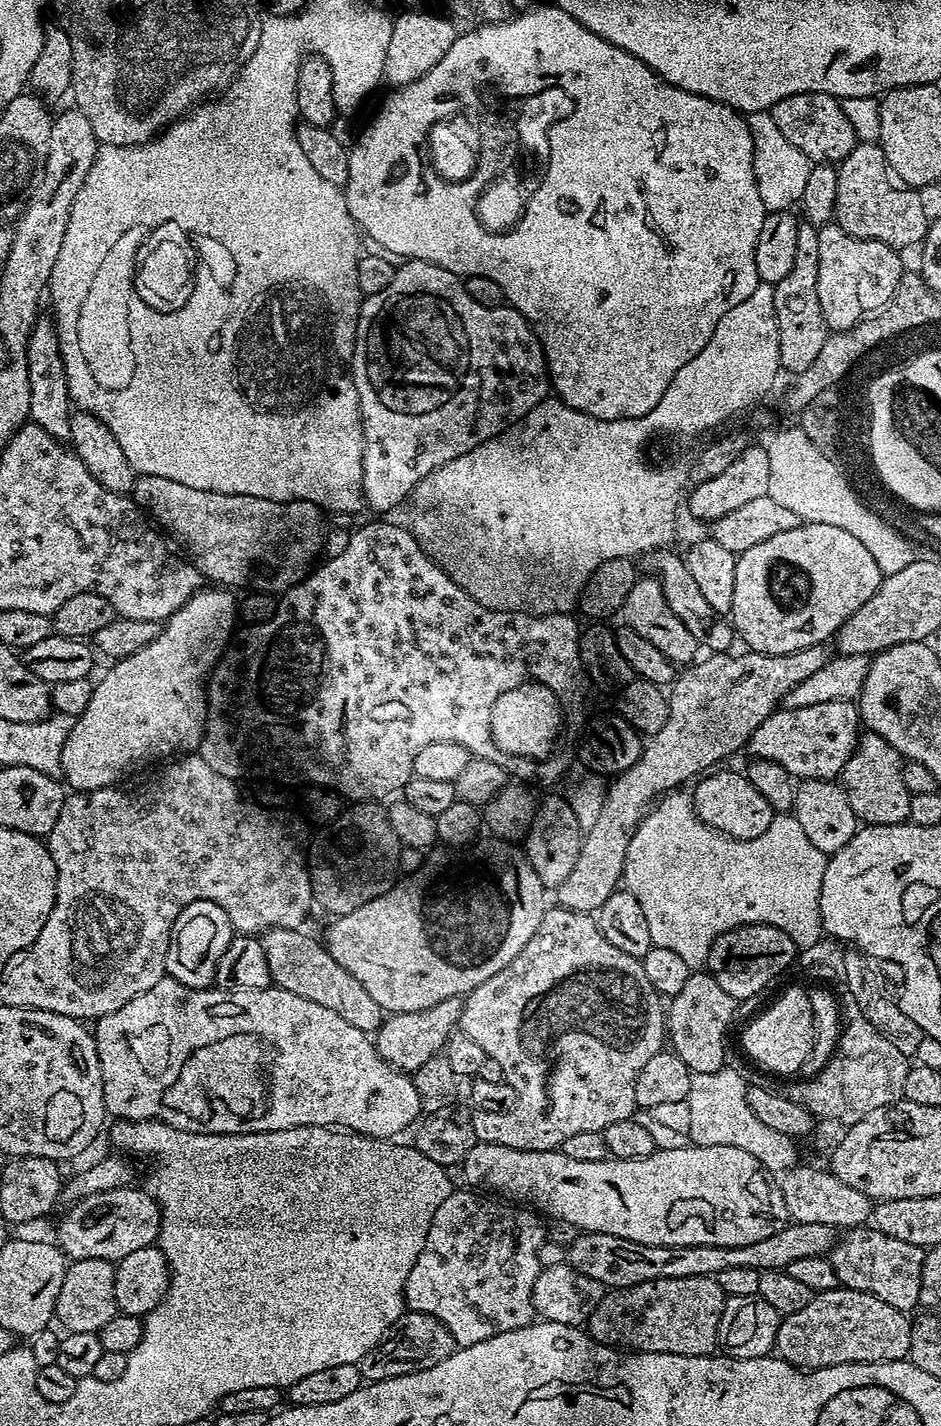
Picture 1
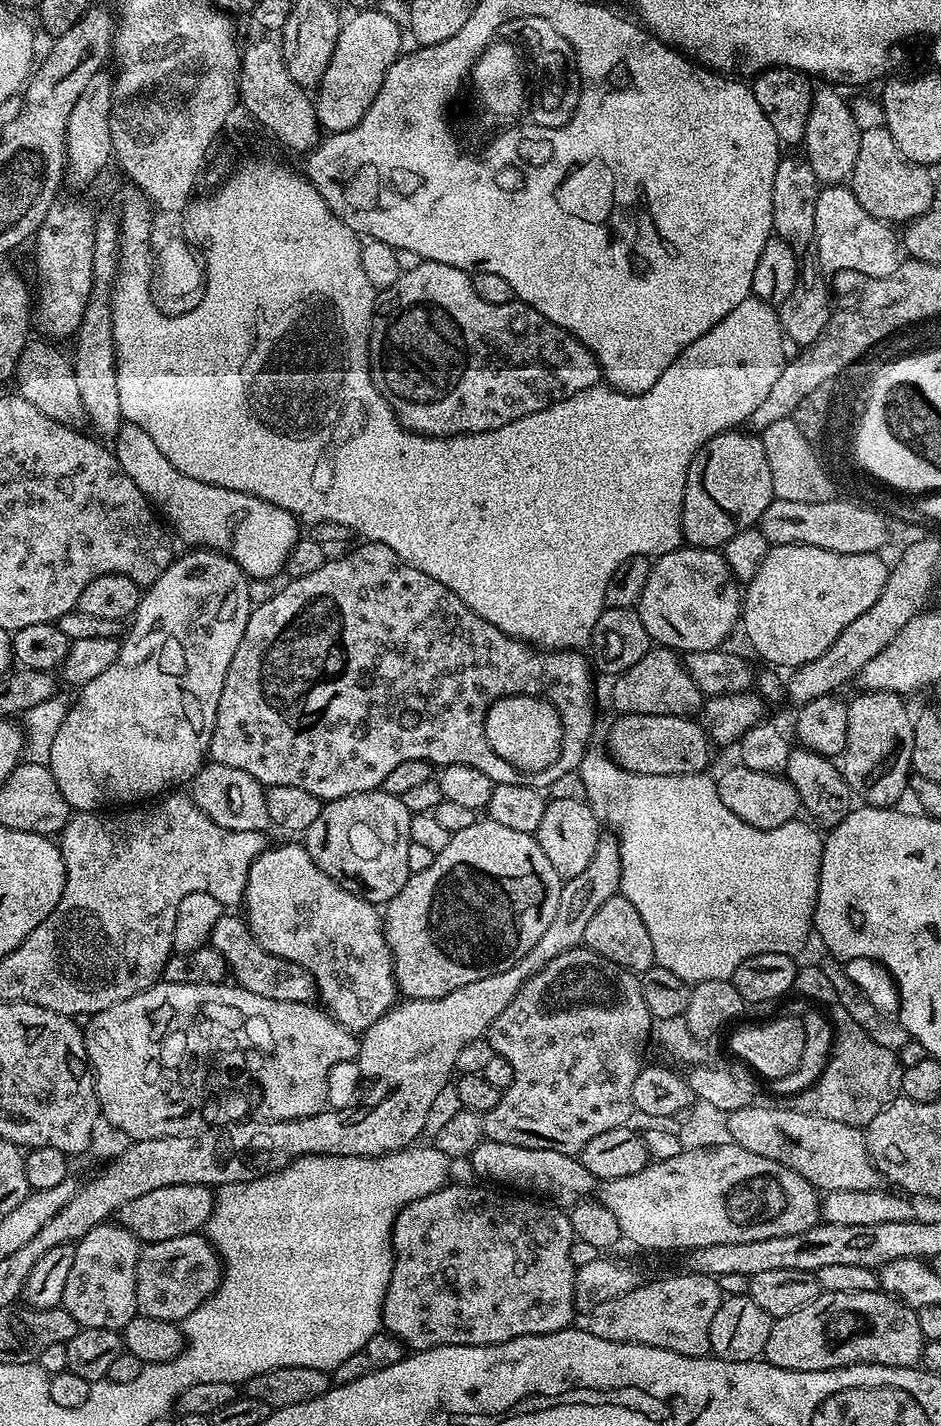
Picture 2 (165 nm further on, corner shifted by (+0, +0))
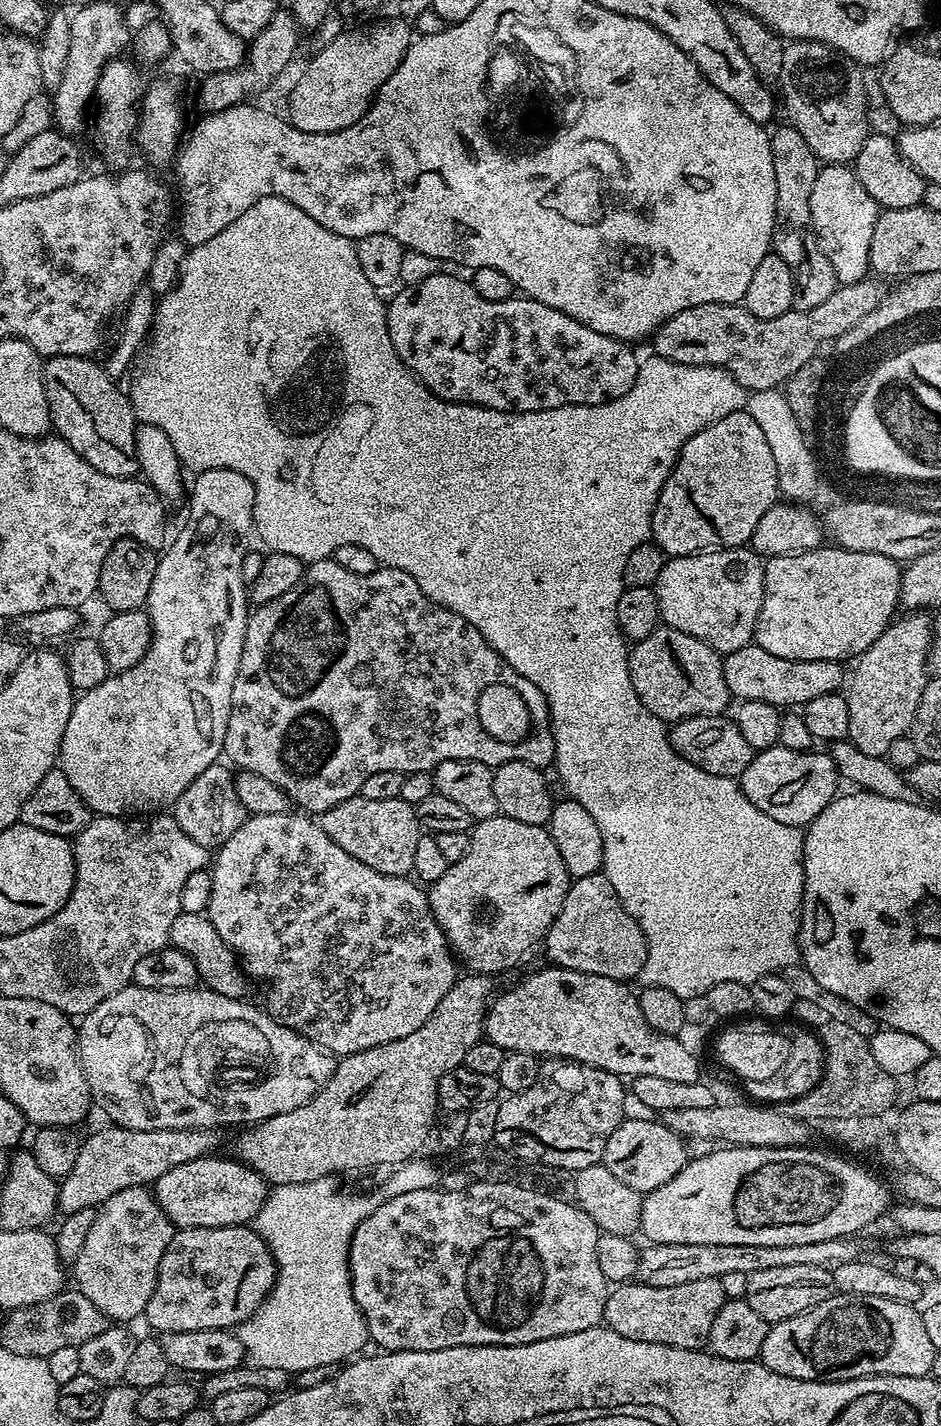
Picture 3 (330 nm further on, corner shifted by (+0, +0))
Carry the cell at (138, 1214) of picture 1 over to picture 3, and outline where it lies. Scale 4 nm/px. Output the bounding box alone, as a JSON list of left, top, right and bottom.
[154,1154,270,1228]

